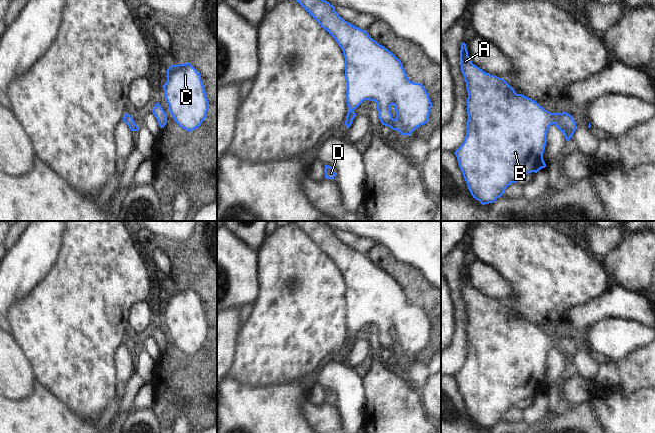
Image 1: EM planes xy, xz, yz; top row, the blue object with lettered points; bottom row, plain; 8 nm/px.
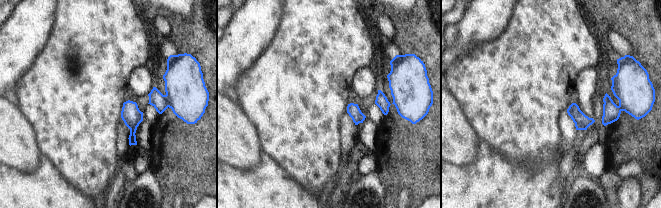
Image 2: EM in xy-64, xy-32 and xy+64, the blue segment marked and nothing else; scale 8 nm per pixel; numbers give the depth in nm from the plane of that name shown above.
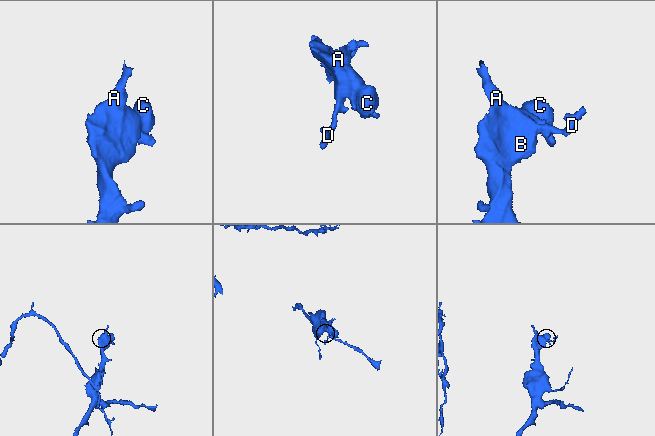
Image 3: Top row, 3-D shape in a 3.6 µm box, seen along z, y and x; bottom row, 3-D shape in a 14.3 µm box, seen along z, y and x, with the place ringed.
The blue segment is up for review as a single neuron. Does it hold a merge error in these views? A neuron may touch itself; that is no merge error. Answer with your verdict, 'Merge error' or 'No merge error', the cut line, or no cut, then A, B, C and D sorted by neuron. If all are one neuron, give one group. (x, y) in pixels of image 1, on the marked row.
No merge error. No split. Groups: A B C D

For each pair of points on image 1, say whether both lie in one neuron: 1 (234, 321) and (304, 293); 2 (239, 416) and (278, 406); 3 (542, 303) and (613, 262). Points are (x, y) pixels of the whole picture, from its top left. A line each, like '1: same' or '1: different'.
1: different
2: same
3: different

